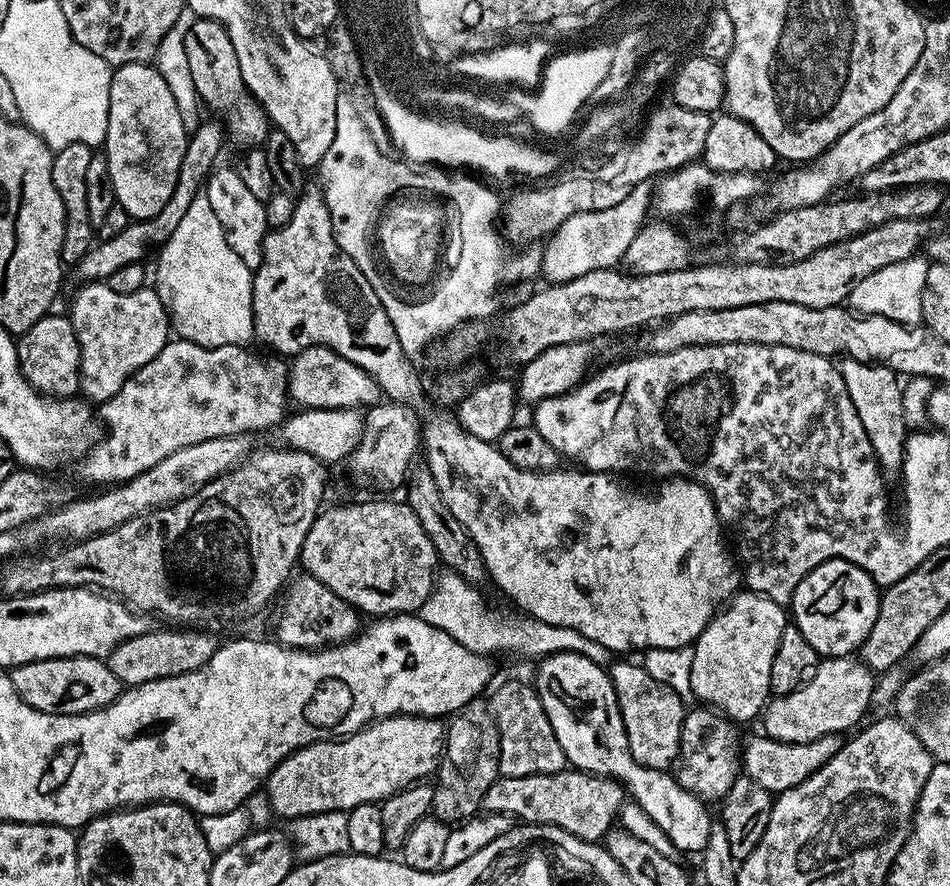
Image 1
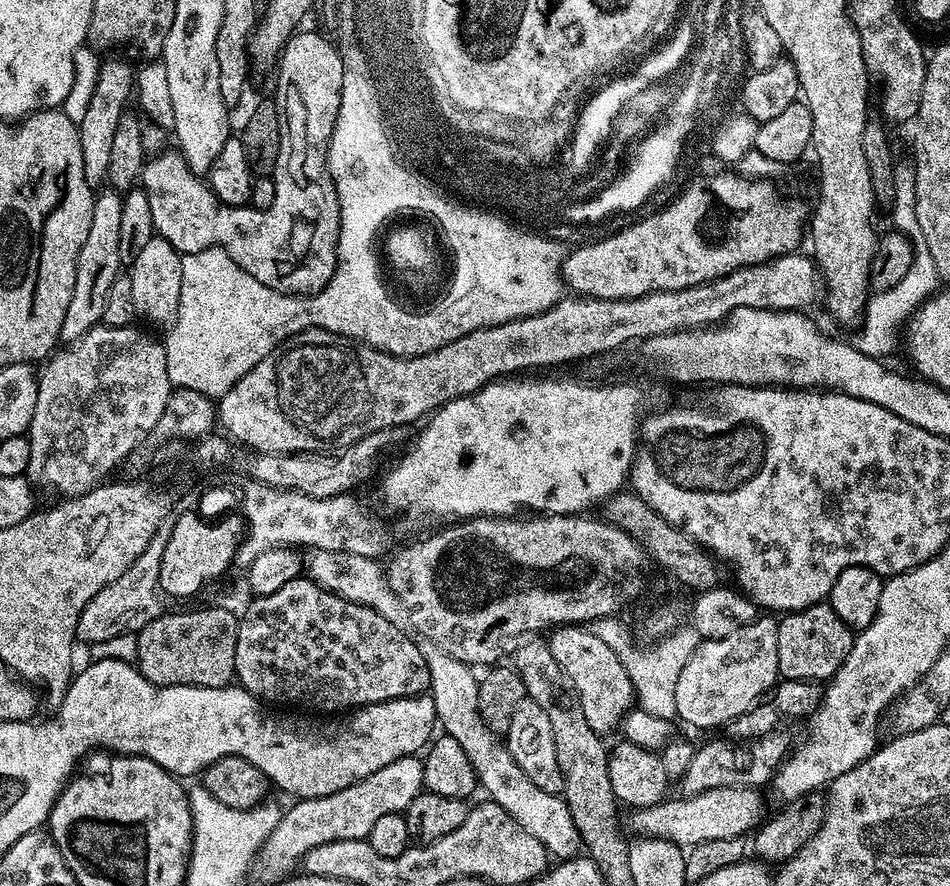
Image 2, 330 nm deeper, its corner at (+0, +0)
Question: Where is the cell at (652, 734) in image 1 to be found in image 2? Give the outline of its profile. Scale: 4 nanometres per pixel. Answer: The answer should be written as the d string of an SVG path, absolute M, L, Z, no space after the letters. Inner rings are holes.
M561 624L551 629L548 638L546 651L554 654L554 660L564 671L567 683L574 686L582 702L582 714L586 714L586 722L590 722L590 730L601 734L612 732L615 728L617 731L624 715L632 711L637 703L635 688L619 660L619 654L610 650L610 646L606 646L597 635L591 634L587 626Z

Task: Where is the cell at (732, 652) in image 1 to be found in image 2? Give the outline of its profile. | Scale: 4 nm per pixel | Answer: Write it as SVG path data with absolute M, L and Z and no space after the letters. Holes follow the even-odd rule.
M758 616L724 639L702 640L682 669L676 685L679 719L696 728L722 728L772 690L780 676L778 622L773 617L765 617Z

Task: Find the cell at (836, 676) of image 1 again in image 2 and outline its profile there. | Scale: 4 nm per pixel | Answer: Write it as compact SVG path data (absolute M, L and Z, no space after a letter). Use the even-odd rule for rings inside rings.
M769 734L753 740L708 740L697 747L690 766L678 781L681 793L697 796L706 790L715 788L754 788L759 789L773 779L776 769L780 767L786 756L786 748L776 741L775 735Z

